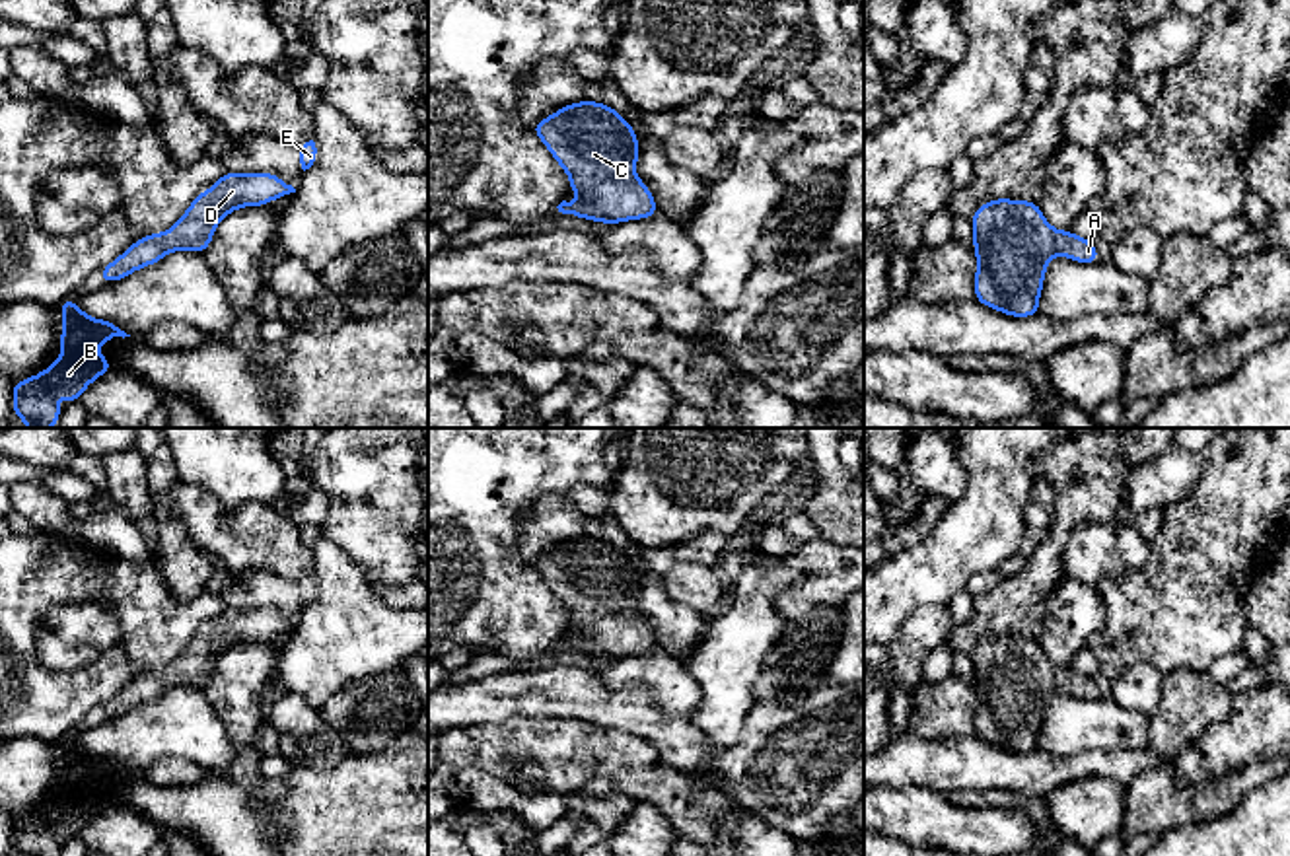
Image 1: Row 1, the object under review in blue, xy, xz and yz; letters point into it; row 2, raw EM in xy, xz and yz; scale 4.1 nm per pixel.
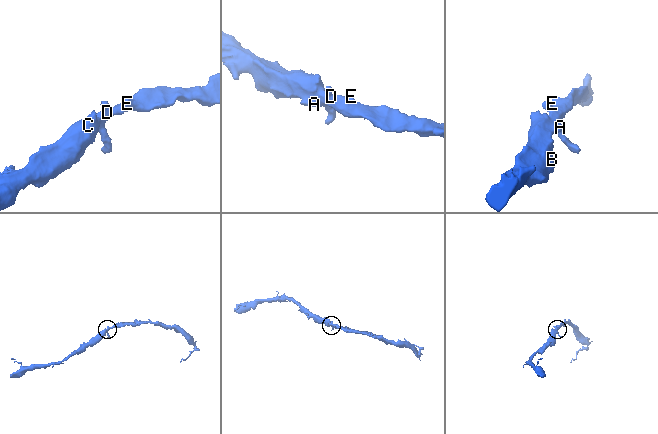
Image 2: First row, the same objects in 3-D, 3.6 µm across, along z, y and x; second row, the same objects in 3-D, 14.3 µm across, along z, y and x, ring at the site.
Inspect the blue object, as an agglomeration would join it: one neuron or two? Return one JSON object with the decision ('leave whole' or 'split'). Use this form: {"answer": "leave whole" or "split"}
{"answer": "leave whole"}

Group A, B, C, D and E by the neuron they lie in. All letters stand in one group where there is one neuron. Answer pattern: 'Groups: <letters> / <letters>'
Groups: A B C D E

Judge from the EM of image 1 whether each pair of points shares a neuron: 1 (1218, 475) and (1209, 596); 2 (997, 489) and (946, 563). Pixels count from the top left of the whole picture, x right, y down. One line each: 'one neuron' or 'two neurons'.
1: one neuron
2: one neuron

